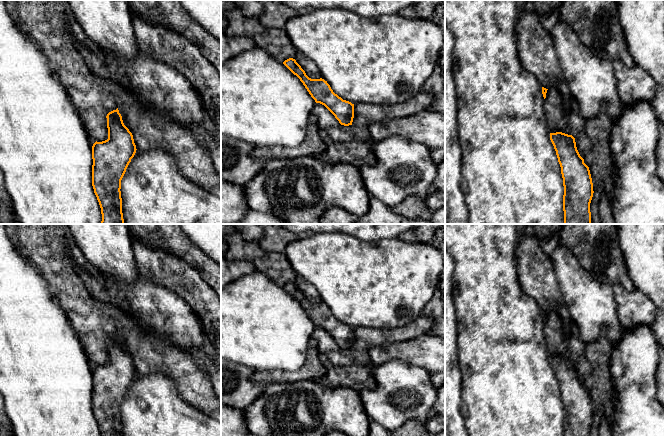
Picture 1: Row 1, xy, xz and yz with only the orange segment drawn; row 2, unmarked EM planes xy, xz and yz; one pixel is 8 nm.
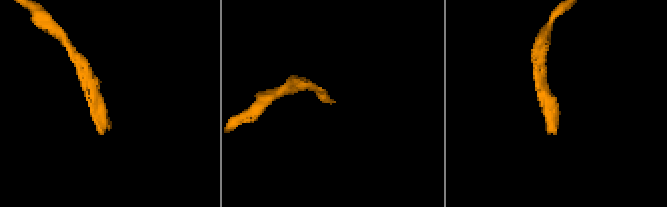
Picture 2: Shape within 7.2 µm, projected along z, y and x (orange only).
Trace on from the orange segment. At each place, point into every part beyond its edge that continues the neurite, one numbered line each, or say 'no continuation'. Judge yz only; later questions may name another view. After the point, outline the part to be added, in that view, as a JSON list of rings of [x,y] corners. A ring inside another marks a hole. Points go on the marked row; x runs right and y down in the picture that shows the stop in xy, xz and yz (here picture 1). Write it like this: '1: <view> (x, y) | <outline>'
no continuation

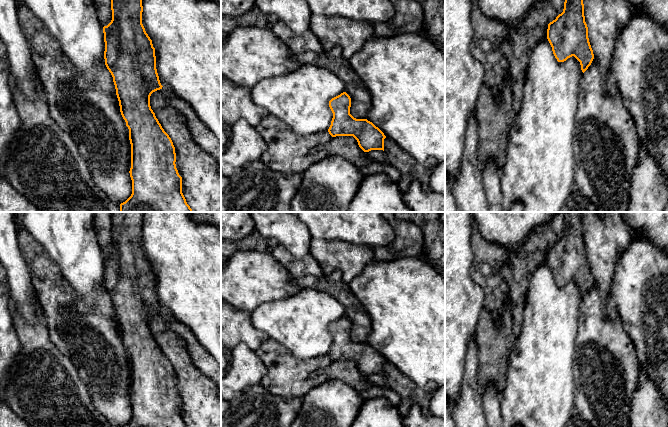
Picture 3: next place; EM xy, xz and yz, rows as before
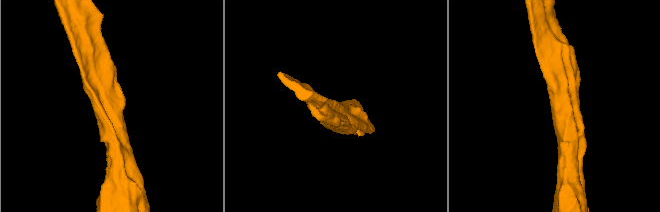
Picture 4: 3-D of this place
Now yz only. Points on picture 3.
no continuation

